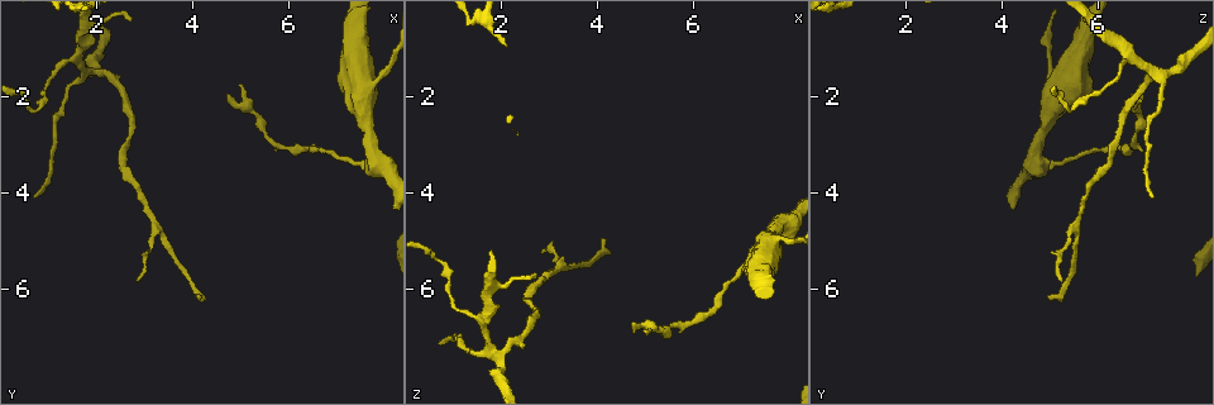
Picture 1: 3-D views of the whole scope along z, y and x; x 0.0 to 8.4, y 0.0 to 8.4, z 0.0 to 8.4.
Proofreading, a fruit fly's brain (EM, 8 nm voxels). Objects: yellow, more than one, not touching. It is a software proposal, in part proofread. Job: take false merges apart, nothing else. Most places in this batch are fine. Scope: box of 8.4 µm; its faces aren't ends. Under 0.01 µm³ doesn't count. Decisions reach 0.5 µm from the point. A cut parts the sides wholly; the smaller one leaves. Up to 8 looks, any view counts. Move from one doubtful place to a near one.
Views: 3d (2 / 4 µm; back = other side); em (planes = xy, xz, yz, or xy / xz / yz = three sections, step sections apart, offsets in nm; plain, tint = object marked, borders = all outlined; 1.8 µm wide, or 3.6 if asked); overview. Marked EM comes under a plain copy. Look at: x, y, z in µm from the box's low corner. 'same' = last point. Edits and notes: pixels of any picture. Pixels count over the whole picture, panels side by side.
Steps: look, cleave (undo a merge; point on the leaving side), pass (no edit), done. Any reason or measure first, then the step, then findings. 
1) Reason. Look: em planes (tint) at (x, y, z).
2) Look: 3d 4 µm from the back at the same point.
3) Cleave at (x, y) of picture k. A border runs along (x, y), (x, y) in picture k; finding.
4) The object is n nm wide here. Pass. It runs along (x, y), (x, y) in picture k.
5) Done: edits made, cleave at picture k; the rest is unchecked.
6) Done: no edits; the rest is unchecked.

Calibre changes. Look: 3d 4 µm at (7.50, 2.25, 5.05).

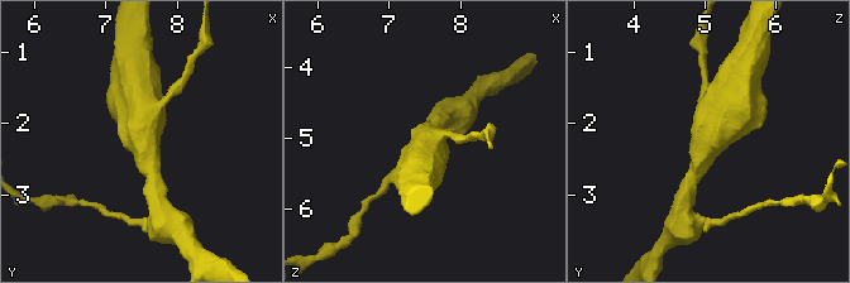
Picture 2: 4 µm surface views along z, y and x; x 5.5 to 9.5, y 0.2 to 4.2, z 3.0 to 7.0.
3 arms meet here; need the tissue. Look: em xz step 16 (tint) at (7.50, 2.20, 5.10).

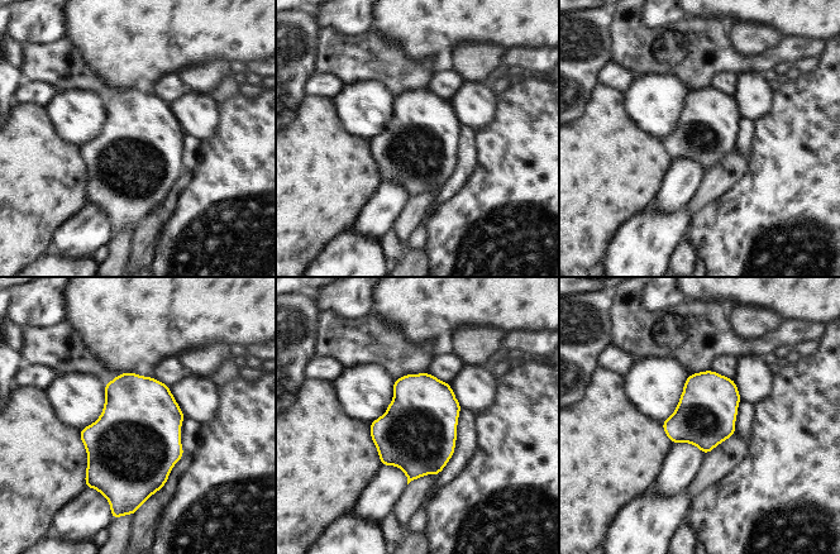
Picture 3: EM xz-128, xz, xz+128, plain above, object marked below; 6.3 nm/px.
Look: em planes (tint) at the same point.

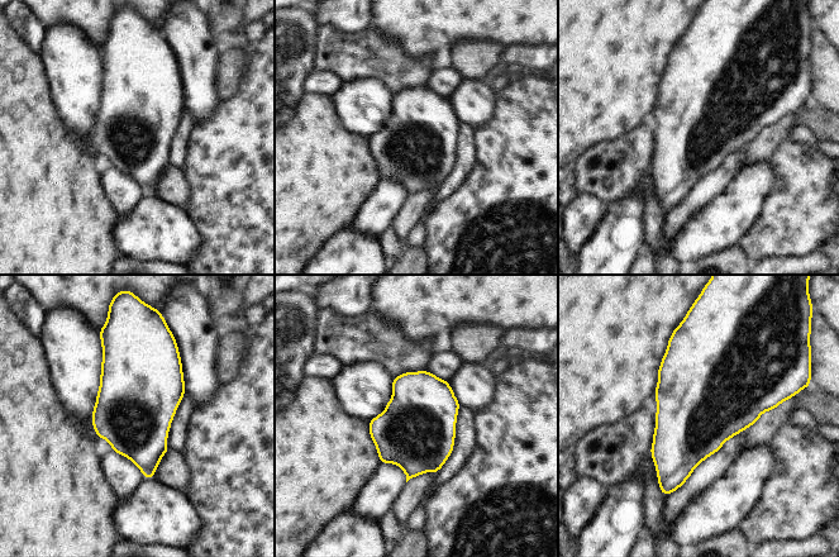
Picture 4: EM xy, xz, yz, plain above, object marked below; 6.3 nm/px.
Pass. All the same neuron.

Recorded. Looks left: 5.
Narrows sharply. Look: 3d 4 µm at (5.85, 3.10, 6.75).

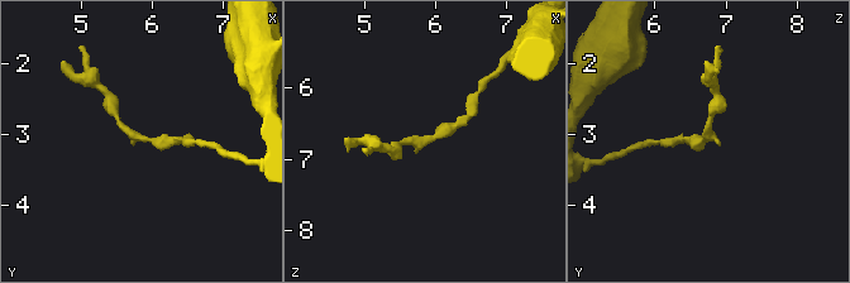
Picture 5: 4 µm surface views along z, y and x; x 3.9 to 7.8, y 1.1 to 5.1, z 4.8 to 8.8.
Now the EM. Look: em xz step 16 (tint) at (5.85, 3.00, 6.75).

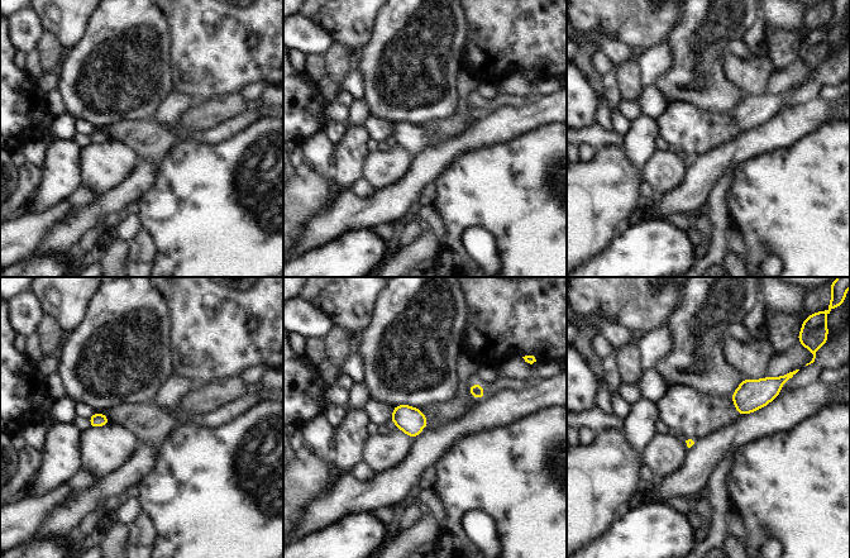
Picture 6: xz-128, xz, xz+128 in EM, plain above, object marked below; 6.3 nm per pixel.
The object is 170 nm wide here. Pass. All the same neuron.

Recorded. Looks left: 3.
Abrupt turn. Look: em yz step 8 (tint) at (0.90, 2.25, 5.50).

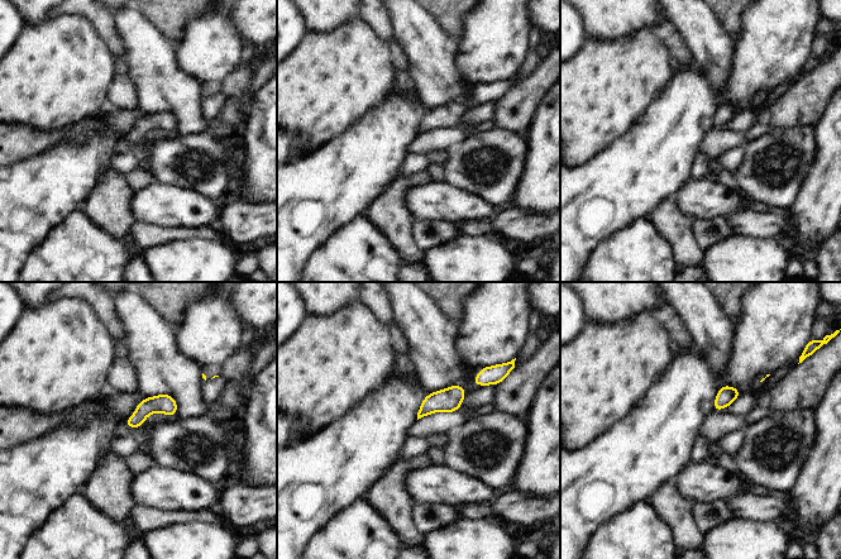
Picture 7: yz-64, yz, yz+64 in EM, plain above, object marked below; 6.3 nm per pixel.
Pass. All the same neuron.

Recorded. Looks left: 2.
Done: no edits; the rest is unchecked.

